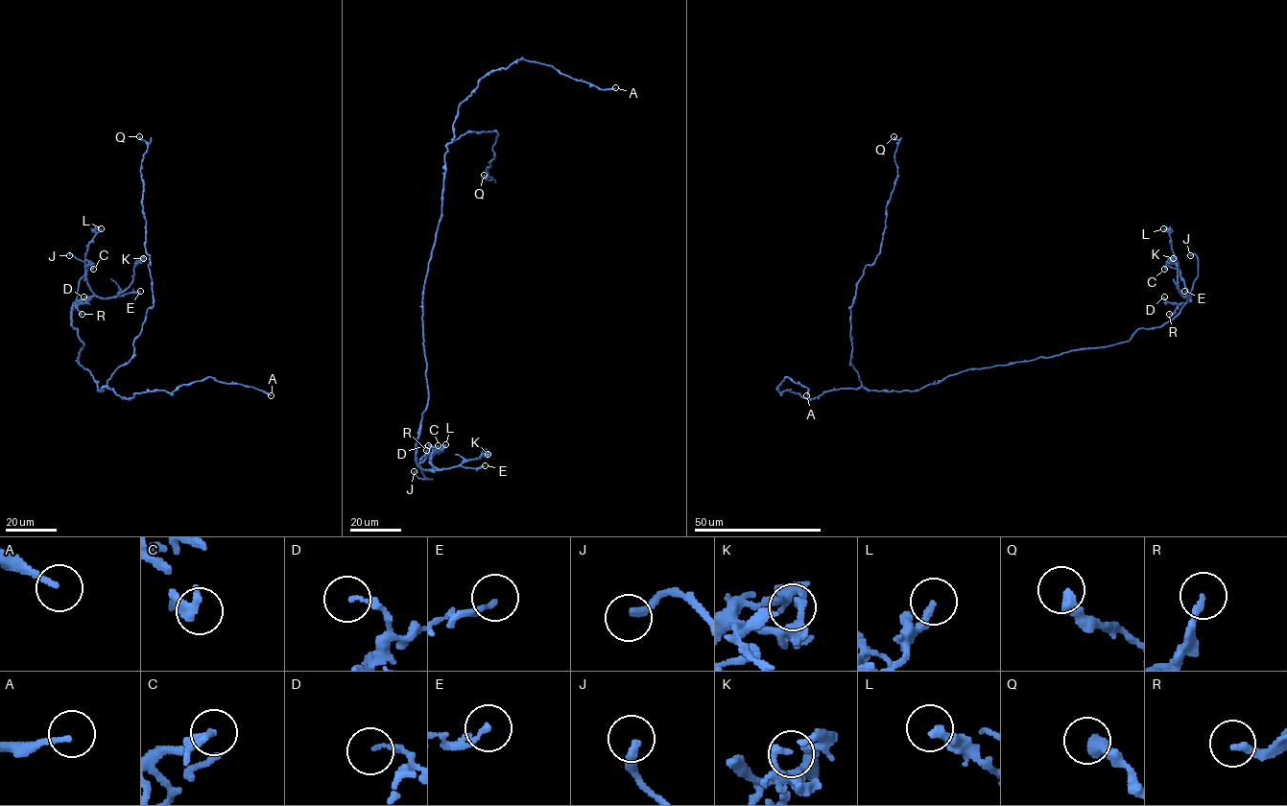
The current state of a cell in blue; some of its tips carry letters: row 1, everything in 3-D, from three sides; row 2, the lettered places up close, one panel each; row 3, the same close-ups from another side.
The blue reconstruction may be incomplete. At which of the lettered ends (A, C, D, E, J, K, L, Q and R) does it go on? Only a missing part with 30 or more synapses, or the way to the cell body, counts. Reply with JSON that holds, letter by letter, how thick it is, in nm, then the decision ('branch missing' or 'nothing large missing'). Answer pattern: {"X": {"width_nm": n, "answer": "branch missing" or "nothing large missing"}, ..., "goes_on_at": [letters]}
{"A": {"width_nm": 170, "answer": "branch missing"}, "C": {"width_nm": 360, "answer": "nothing large missing"}, "D": {"width_nm": 140, "answer": "nothing large missing"}, "E": {"width_nm": 140, "answer": "nothing large missing"}, "J": {"width_nm": 240, "answer": "branch missing"}, "K": {"width_nm": 240, "answer": "nothing large missing"}, "L": {"width_nm": 240, "answer": "nothing large missing"}, "Q": {"width_nm": 440, "answer": "nothing large missing"}, "R": {"width_nm": 180, "answer": "nothing large missing"}, "goes_on_at": ["A", "J"]}

